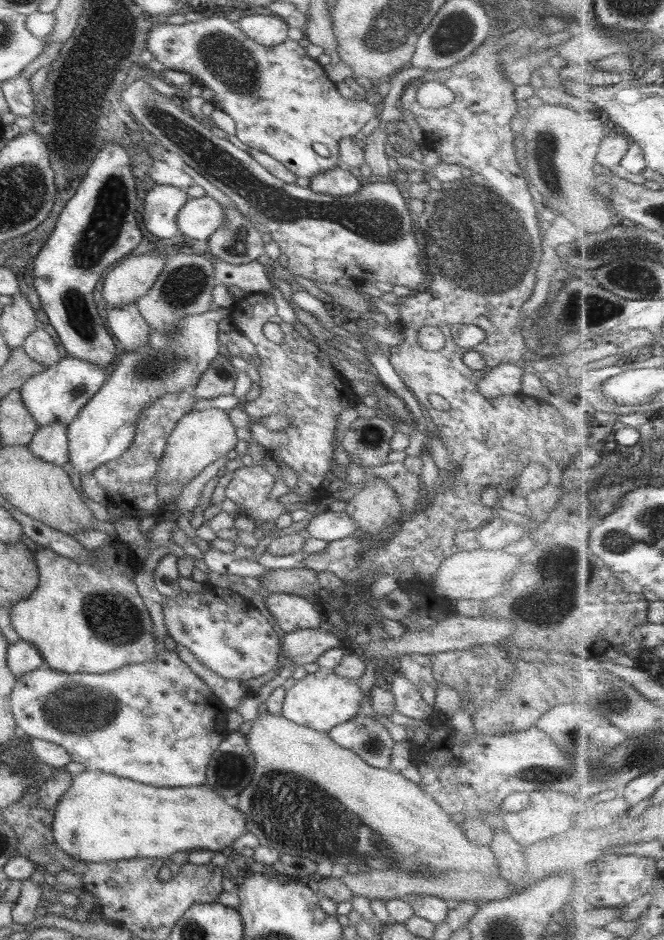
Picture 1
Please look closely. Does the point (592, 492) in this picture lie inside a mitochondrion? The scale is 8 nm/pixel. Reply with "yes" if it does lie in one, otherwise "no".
yes

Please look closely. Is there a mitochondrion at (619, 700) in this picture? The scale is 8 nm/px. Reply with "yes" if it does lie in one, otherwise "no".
yes

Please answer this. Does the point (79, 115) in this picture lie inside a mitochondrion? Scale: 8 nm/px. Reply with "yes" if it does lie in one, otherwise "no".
no

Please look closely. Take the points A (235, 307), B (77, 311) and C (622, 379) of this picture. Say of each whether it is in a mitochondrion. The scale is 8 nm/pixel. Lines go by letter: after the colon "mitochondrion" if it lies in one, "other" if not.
A: other
B: mitochondrion
C: other

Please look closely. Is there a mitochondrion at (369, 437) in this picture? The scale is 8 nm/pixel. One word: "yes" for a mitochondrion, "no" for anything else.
yes

